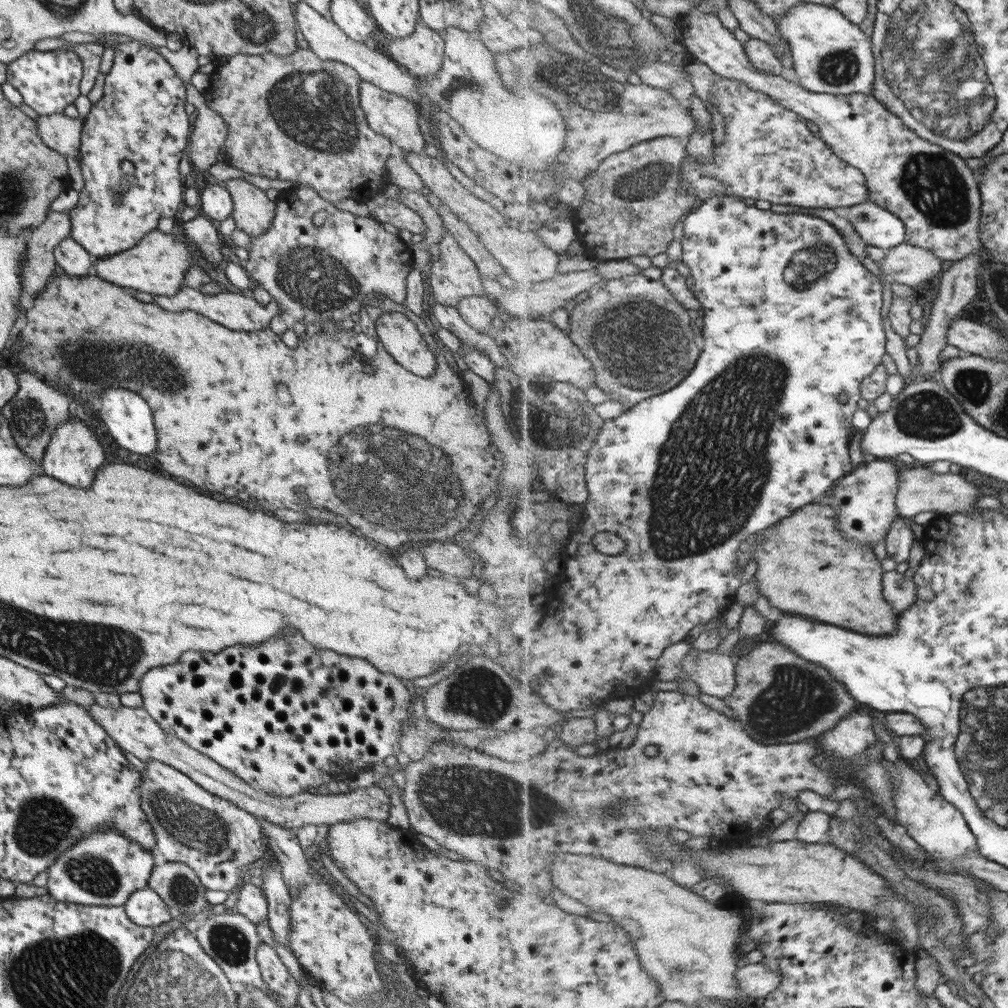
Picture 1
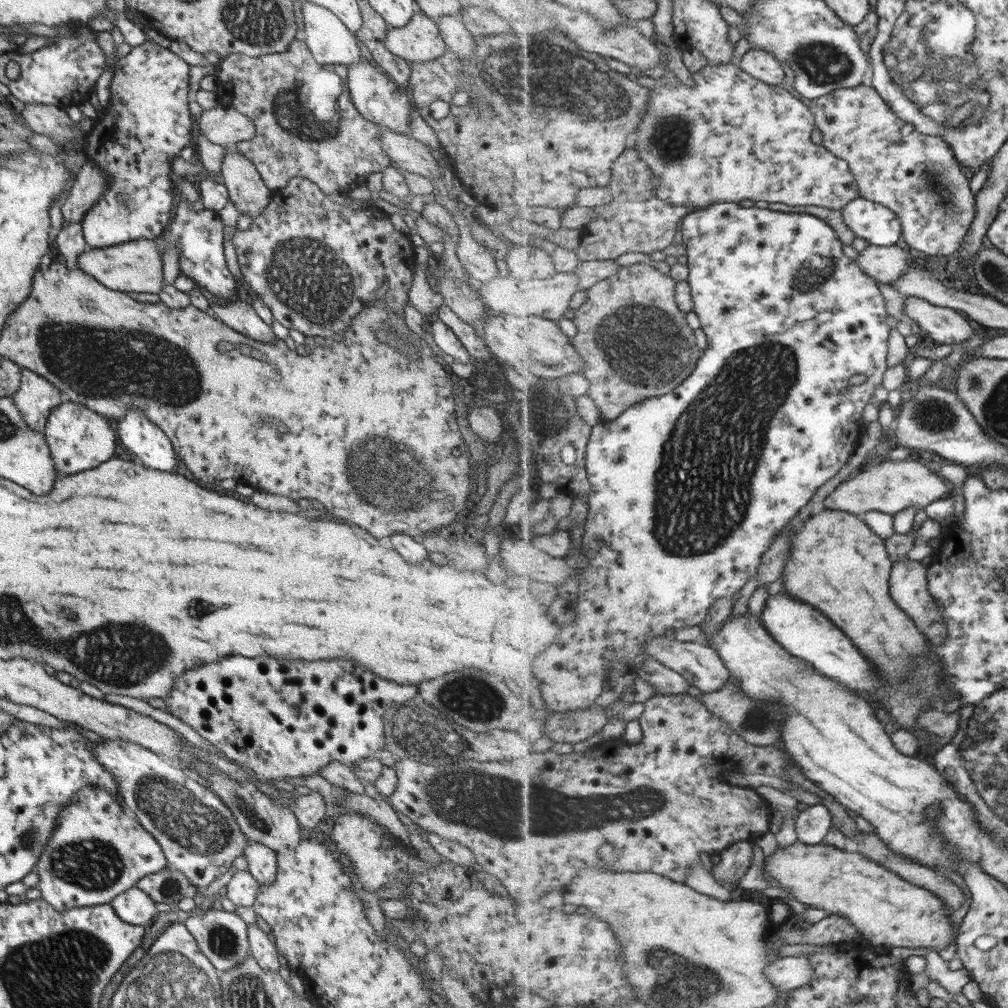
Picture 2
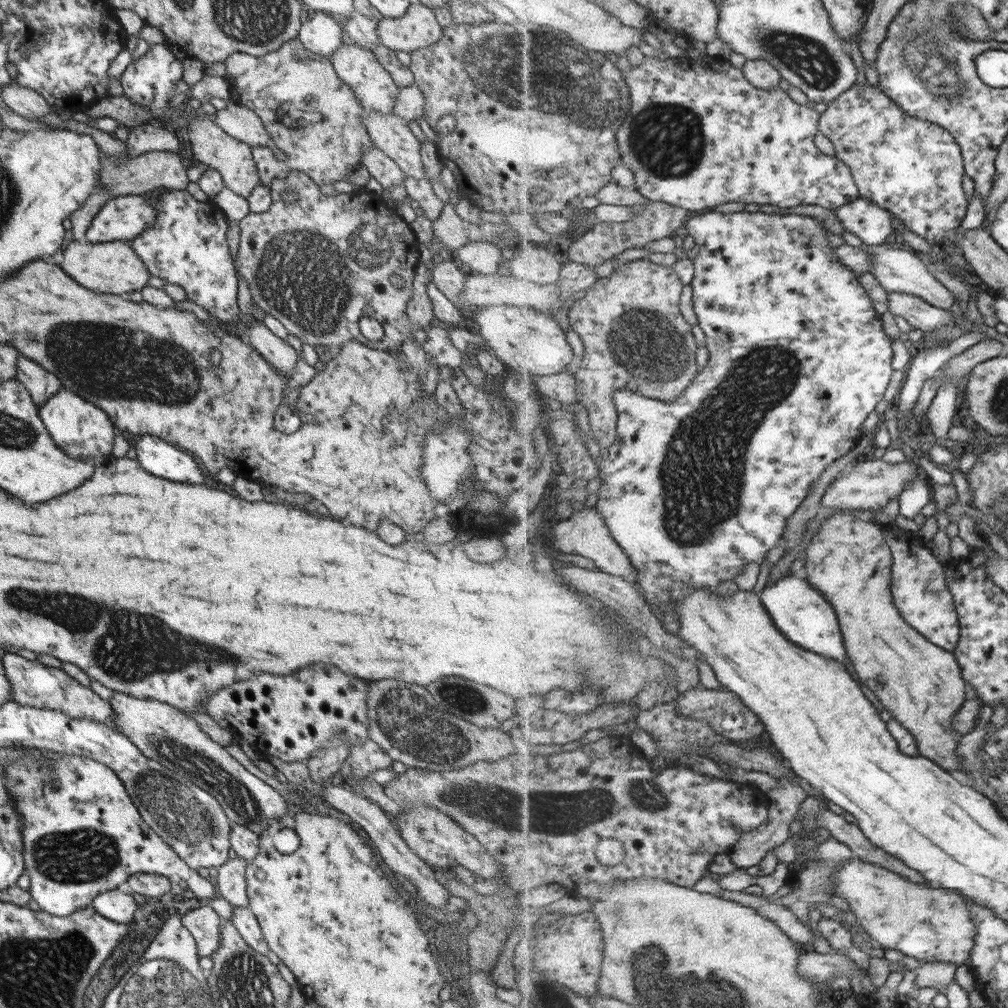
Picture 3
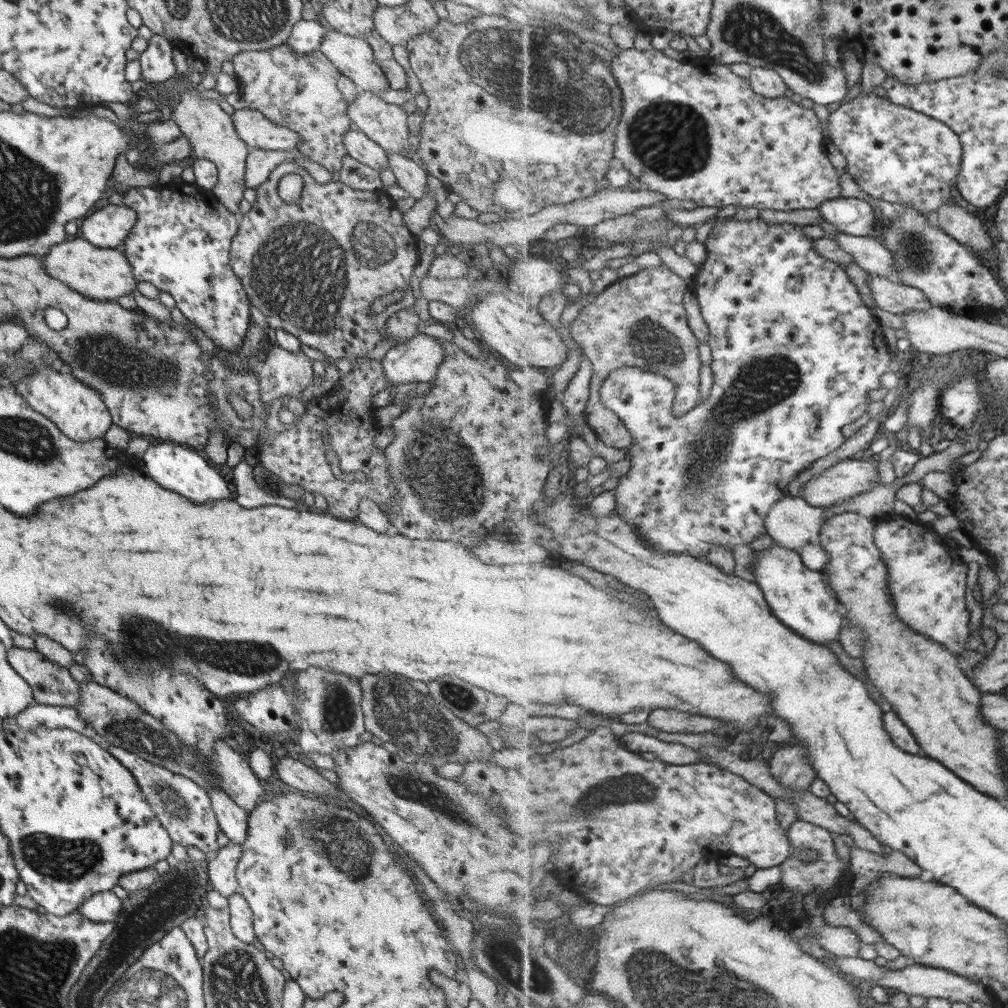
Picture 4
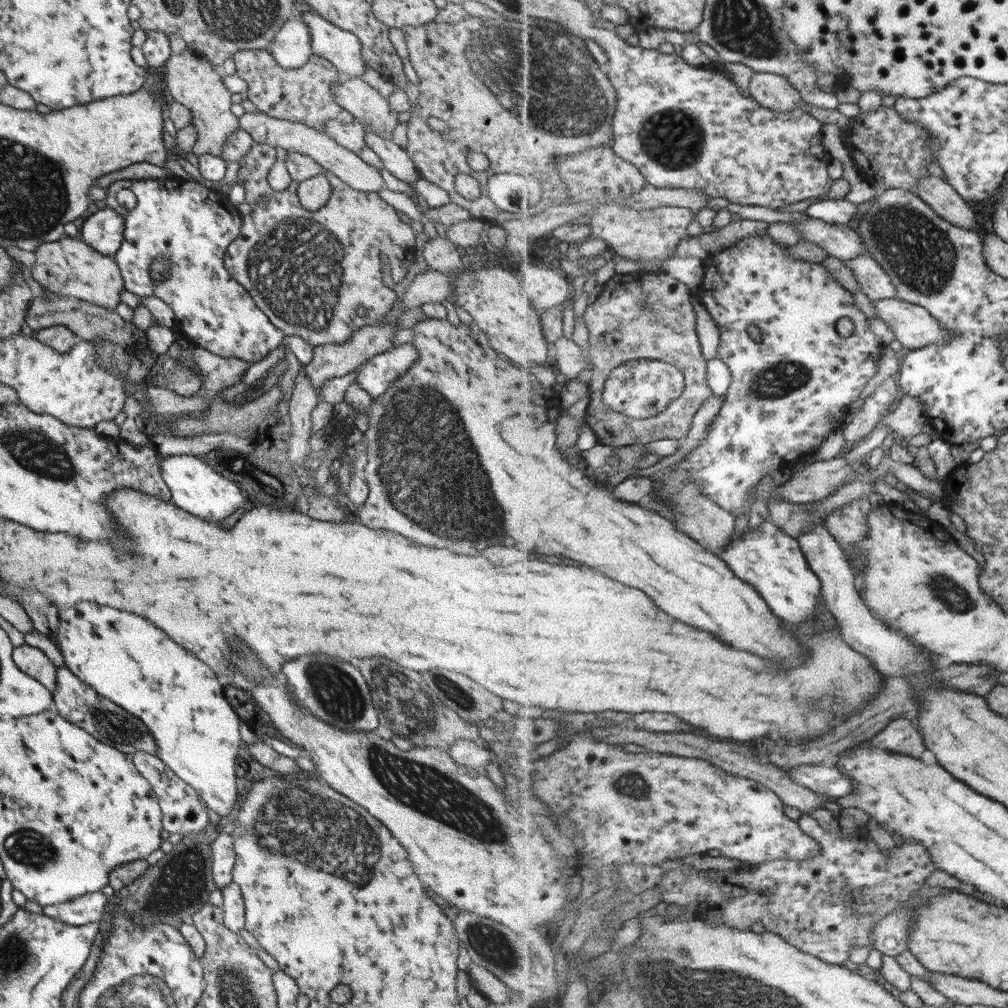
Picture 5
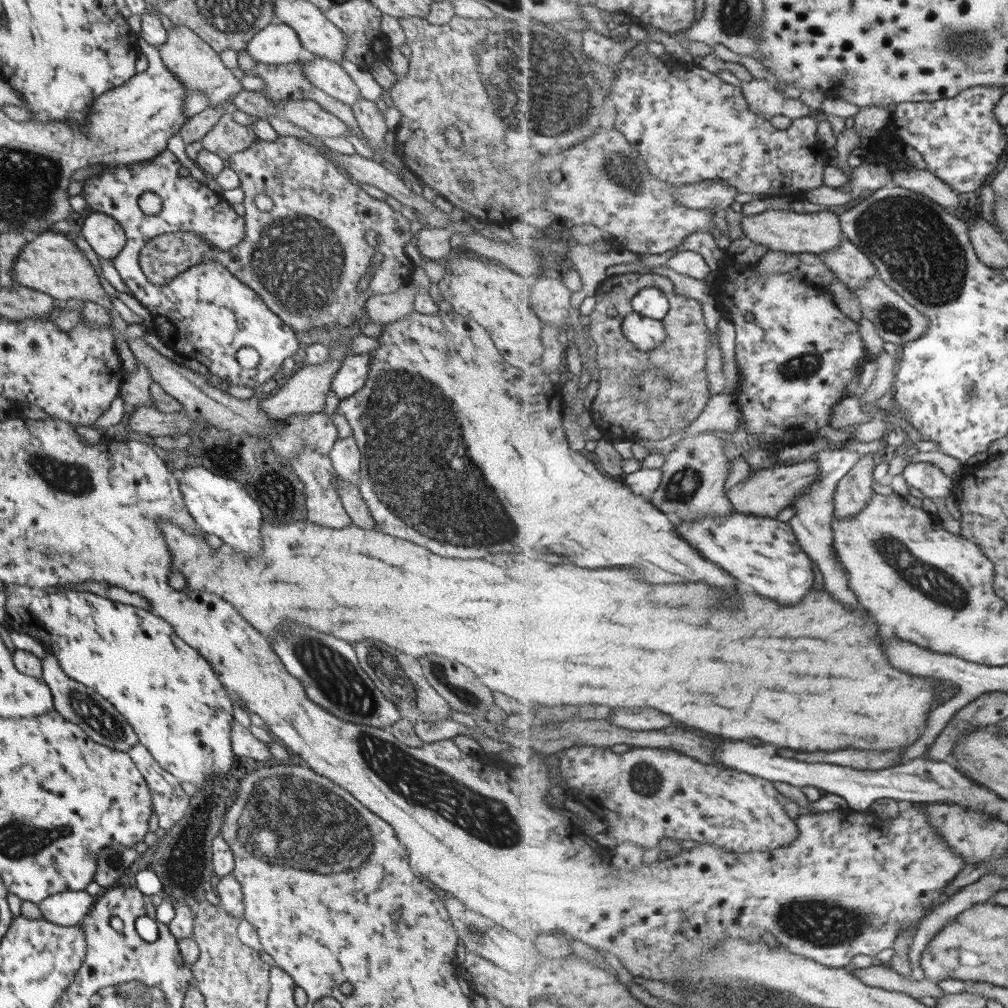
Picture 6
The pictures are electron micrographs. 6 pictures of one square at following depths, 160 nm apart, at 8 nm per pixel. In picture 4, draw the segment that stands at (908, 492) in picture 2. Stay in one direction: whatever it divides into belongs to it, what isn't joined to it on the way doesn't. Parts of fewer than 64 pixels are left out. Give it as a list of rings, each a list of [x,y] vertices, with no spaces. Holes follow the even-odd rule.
[[[848,458],[828,468],[816,479],[808,481],[803,487],[801,496],[811,506],[832,506],[832,504],[842,502],[846,498],[853,498],[854,496],[869,492],[881,484],[880,482],[881,476],[879,476],[877,466],[873,462],[869,462],[864,458],[859,460]]]

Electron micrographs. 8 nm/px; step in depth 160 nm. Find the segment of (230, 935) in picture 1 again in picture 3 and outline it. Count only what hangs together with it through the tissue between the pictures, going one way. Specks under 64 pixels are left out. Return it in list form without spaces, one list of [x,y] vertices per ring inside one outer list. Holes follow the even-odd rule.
[[[209,903],[187,912],[180,923],[191,933],[199,957],[211,956],[220,945],[219,918]]]

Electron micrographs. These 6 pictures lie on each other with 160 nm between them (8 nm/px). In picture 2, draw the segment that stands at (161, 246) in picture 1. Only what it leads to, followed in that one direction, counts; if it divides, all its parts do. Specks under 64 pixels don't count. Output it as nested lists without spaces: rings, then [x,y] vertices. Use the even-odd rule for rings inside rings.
[[[137,239],[105,248],[90,248],[76,258],[76,265],[111,291],[157,295],[164,286],[161,258],[154,240]]]

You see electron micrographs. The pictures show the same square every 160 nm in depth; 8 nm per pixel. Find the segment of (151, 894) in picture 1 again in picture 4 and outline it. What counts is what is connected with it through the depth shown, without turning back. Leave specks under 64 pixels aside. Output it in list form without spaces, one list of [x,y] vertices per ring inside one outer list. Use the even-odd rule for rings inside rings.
[[[112,891],[96,892],[92,894],[77,909],[79,916],[91,922],[110,922],[115,919],[121,910],[121,899]]]

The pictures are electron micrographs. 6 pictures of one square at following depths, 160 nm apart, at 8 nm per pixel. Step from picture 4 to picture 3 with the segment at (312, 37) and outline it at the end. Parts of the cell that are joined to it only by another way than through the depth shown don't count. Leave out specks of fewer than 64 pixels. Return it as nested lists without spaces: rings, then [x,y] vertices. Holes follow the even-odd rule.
[[[314,11],[309,20],[300,23],[296,37],[309,52],[325,59],[346,42],[340,20],[323,11]]]

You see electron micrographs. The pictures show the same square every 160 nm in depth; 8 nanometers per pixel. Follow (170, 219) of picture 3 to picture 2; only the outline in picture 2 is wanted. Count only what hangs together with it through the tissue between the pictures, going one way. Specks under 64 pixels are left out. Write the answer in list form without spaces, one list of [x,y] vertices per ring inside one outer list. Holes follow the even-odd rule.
[[[185,197],[180,198],[172,222],[166,226],[169,233],[161,234],[154,239],[158,253],[161,258],[167,245],[174,244],[175,248],[179,248],[179,273],[193,280],[195,284],[199,284],[194,285],[193,288],[199,288],[199,290],[203,288],[209,294],[226,300],[240,285],[230,273],[223,254],[222,242],[228,231],[221,223],[217,212],[207,209],[195,212],[189,209],[190,204]]]

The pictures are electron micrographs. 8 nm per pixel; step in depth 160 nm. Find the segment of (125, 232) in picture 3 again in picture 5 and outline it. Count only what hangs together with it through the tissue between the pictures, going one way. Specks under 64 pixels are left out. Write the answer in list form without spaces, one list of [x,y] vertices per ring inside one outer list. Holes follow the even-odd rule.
[[[106,206],[77,224],[85,244],[103,256],[112,256],[123,240],[123,222],[117,212]]]

